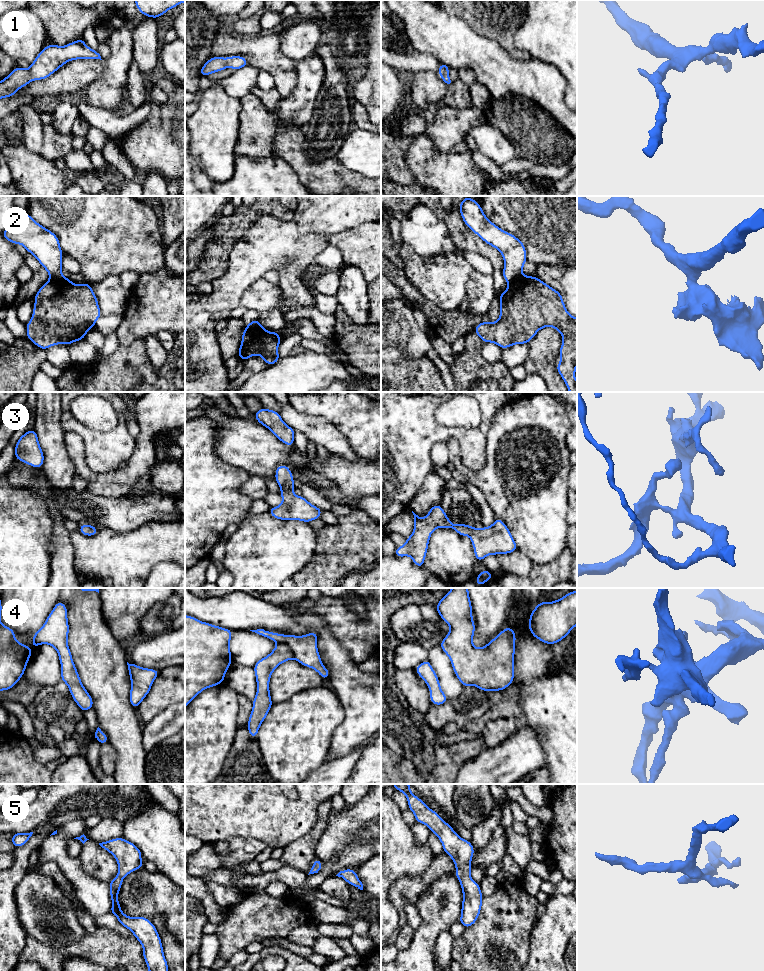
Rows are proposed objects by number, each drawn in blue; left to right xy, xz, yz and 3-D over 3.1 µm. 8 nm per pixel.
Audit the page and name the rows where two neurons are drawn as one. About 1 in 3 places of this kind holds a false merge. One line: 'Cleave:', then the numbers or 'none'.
Cleave: 2

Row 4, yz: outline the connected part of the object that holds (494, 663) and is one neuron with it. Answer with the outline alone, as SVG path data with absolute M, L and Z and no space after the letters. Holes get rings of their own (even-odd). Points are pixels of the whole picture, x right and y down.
M452 588L436 605L440 617L450 626L450 632L439 646L450 658L452 668L462 684L477 686L481 691L502 691L514 680L515 630L505 627L487 645L476 648L472 639L475 623L468 588Z

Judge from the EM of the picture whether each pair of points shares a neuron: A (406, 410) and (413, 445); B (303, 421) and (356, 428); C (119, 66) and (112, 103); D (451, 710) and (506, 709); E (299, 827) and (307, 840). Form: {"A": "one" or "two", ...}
{"A": "one", "B": "two", "C": "one", "D": "one", "E": "two"}

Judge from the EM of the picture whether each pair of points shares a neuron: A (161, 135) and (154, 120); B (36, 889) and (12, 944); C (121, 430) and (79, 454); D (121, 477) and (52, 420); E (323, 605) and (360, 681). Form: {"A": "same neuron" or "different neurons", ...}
{"A": "different neurons", "B": "different neurons", "C": "different neurons", "D": "different neurons", "E": "different neurons"}

